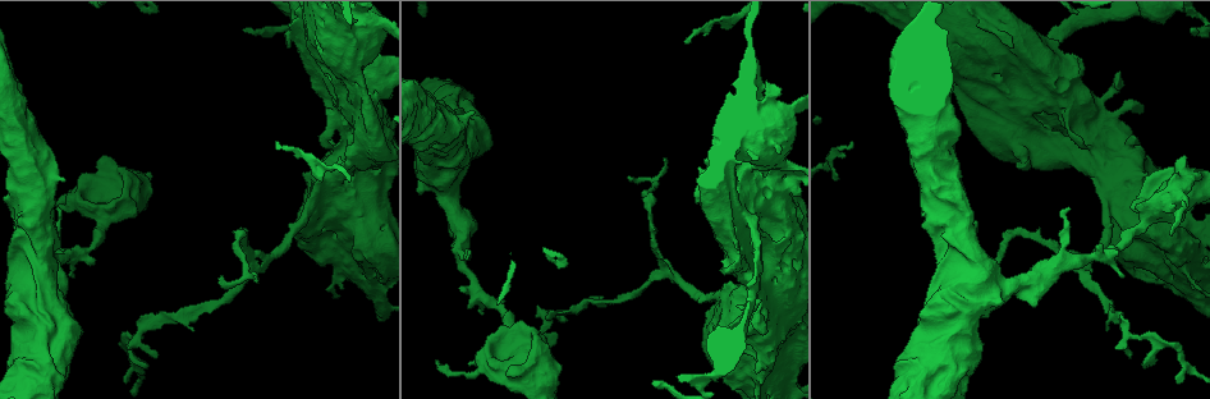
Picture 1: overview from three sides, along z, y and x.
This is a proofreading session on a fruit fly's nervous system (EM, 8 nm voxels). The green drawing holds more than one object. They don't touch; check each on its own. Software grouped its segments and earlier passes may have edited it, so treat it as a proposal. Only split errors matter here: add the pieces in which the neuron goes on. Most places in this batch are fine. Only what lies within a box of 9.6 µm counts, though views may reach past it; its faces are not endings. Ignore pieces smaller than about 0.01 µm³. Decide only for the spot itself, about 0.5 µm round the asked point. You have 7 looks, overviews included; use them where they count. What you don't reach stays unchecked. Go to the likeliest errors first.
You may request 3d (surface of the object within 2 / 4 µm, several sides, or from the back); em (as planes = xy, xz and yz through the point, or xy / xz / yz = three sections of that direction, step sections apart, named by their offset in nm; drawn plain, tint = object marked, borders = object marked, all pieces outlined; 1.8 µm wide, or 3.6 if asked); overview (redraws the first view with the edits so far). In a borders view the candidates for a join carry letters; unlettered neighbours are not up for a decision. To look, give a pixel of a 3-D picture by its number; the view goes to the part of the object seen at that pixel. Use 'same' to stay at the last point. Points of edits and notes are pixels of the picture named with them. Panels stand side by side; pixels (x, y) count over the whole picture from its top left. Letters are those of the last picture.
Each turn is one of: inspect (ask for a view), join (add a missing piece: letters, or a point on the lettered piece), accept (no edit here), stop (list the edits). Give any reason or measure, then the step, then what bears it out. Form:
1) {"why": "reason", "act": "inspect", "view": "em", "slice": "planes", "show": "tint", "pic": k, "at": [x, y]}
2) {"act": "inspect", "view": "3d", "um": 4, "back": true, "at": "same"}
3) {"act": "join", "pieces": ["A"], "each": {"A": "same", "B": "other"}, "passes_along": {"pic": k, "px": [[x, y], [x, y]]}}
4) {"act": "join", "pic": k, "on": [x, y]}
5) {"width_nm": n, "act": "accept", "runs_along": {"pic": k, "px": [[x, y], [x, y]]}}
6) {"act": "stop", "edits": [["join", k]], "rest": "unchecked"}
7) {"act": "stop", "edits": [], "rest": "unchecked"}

{"why": "calibre changes", "act": "inspect", "view": "3d", "um": 4, "pic": 1, "at": [743, 139]}

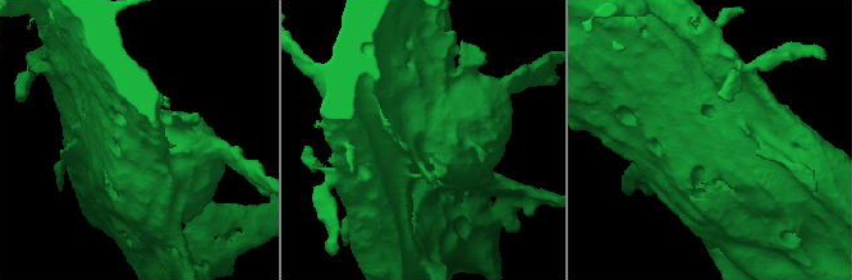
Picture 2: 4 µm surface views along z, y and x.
{"act": "inspect", "view": "em", "um": 3.6, "slice": "planes", "show": "borders", "pic": 2, "at": [707, 151]}

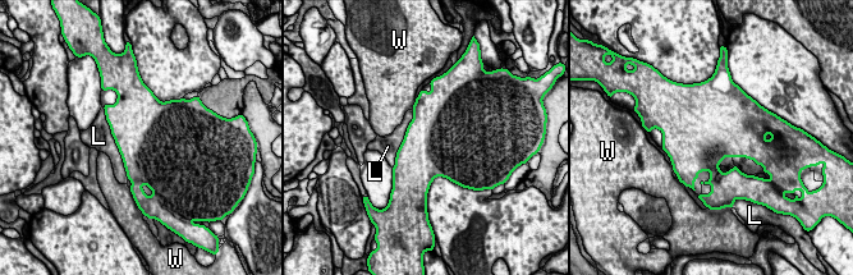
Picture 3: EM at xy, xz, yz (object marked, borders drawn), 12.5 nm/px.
{"act": "accept", "each": {"L": "other", "W": "other"}, "border": {"pic": 3, "px": [[105, 114], [128, 178]]}, "found": "no lettered piece goes on from it"}

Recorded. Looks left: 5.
{"why": "two arms at a narrow angle", "act": "inspect", "view": "3d", "um": 4, "back": true, "pic": 1, "at": [737, 211]}

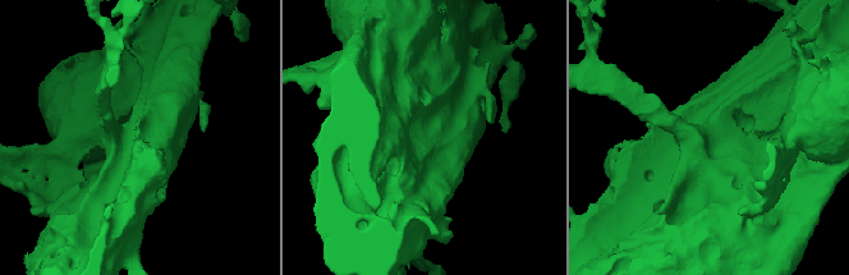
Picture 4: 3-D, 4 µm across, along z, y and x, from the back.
{"why": "need the tissue", "act": "inspect", "view": "em", "slice": "planes", "show": "borders", "pic": 4, "at": [429, 135]}

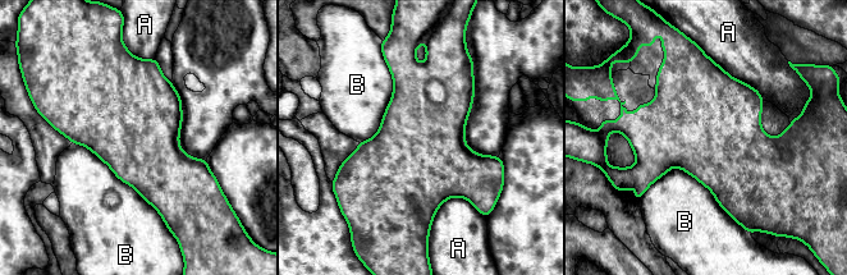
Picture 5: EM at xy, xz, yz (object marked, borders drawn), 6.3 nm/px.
{"width_nm": 600, "act": "accept", "each": {"A": "other", "B": "other"}, "border": {"pic": 5, "px": [[639, 198], [678, 166], [740, 225]]}, "found": "no lettered piece goes on from it"}

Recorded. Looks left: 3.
{"why": "sudden change in width", "act": "inspect", "view": "3d", "um": 4, "pic": 1, "at": [782, 365]}

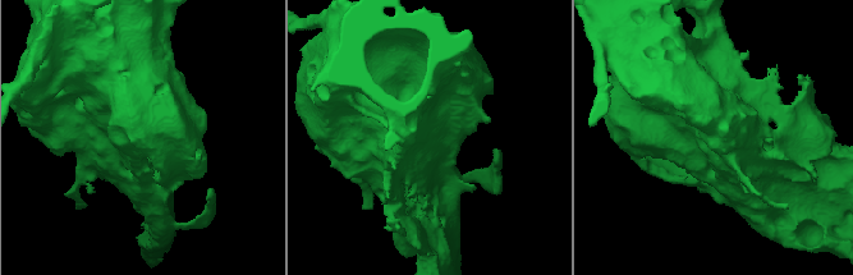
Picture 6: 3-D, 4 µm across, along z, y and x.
{"act": "inspect", "view": "em", "um": 3.6, "slice": "yz", "step": 4, "show": "borders", "pic": 6, "at": [430, 134]}

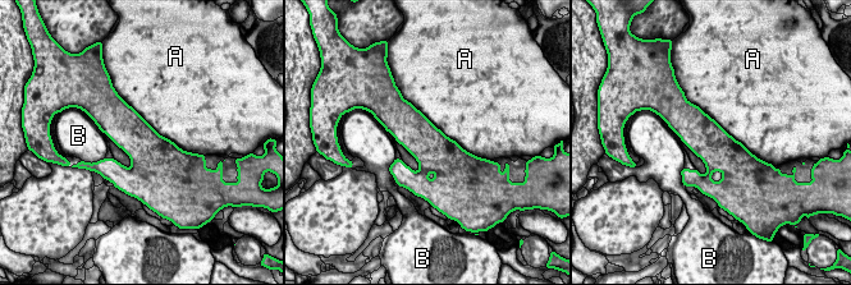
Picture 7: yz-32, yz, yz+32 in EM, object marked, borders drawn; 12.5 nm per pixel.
{"longest_contact_nm": ["A", 1050], "act": "accept", "each": {"A": "other", "B": "other"}, "found": "none of them fits"}

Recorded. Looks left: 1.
{"act": "stop", "edits": [], "rest": "unchecked"}

